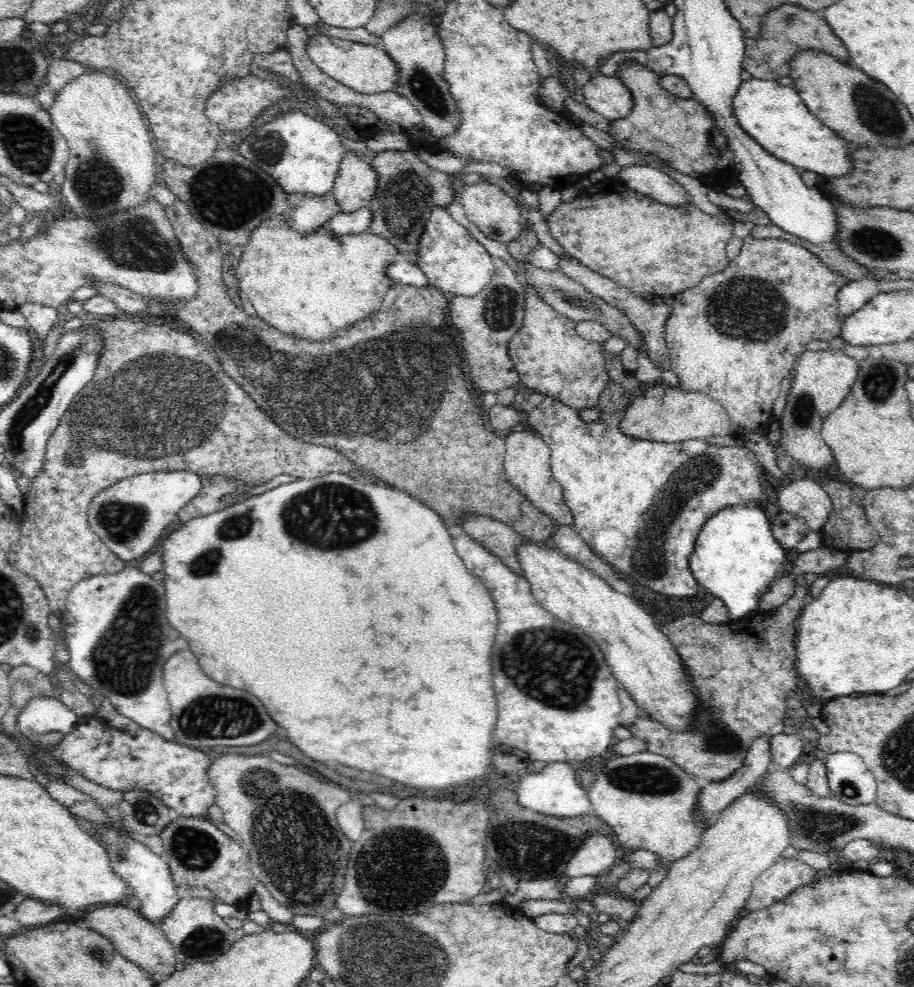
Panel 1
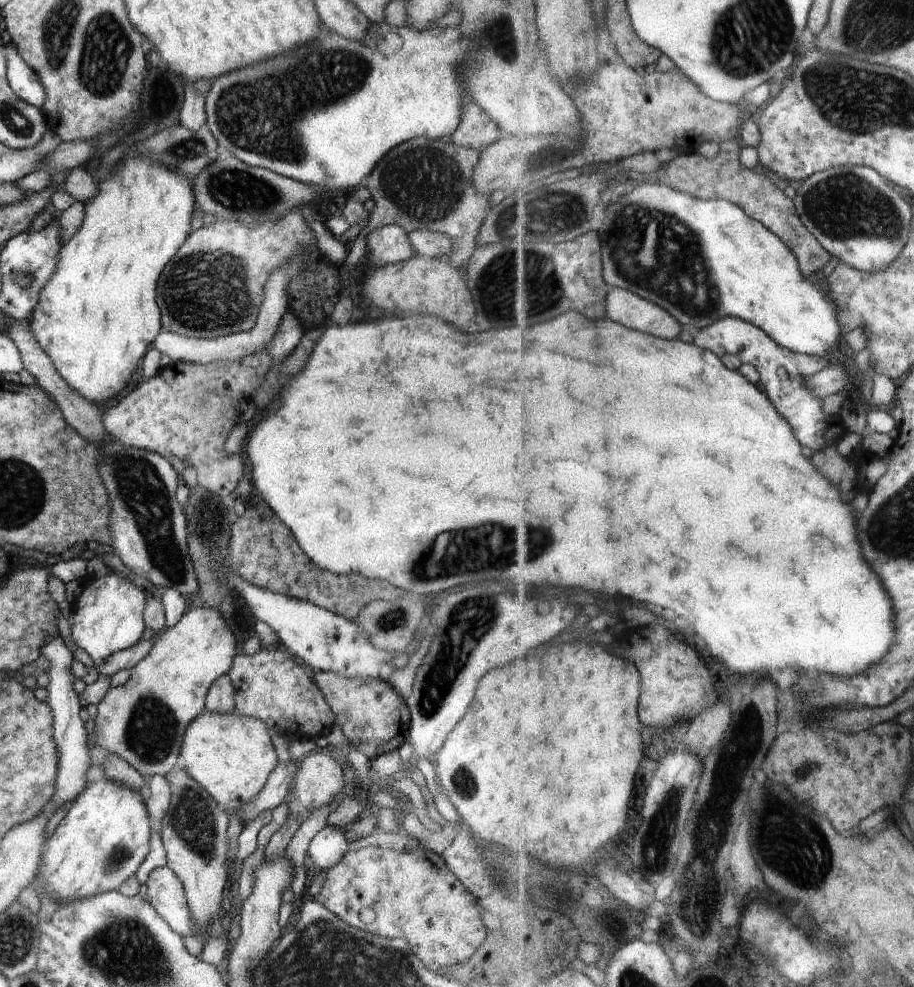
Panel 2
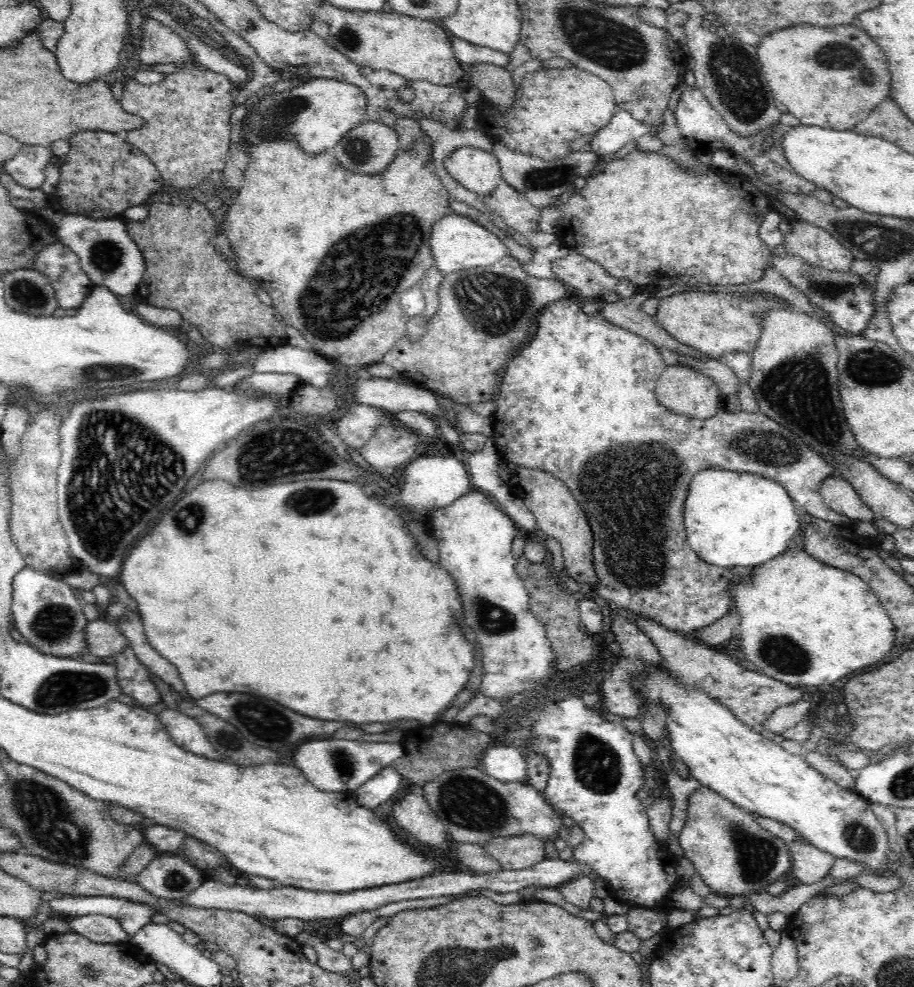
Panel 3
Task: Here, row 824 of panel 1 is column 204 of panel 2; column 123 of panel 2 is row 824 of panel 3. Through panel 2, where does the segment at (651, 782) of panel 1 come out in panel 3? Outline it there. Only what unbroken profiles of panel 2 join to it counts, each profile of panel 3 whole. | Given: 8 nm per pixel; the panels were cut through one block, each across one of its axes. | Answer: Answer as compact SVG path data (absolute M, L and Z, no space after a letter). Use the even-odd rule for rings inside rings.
M700 785L688 798L687 820L683 830L678 835L679 844L685 856L694 863L695 870L710 887L712 892L723 896L746 895L749 892L766 891L767 887L783 874L786 874L792 866L789 847L784 840L777 838L756 823L752 813L742 812L732 801L722 795Z

